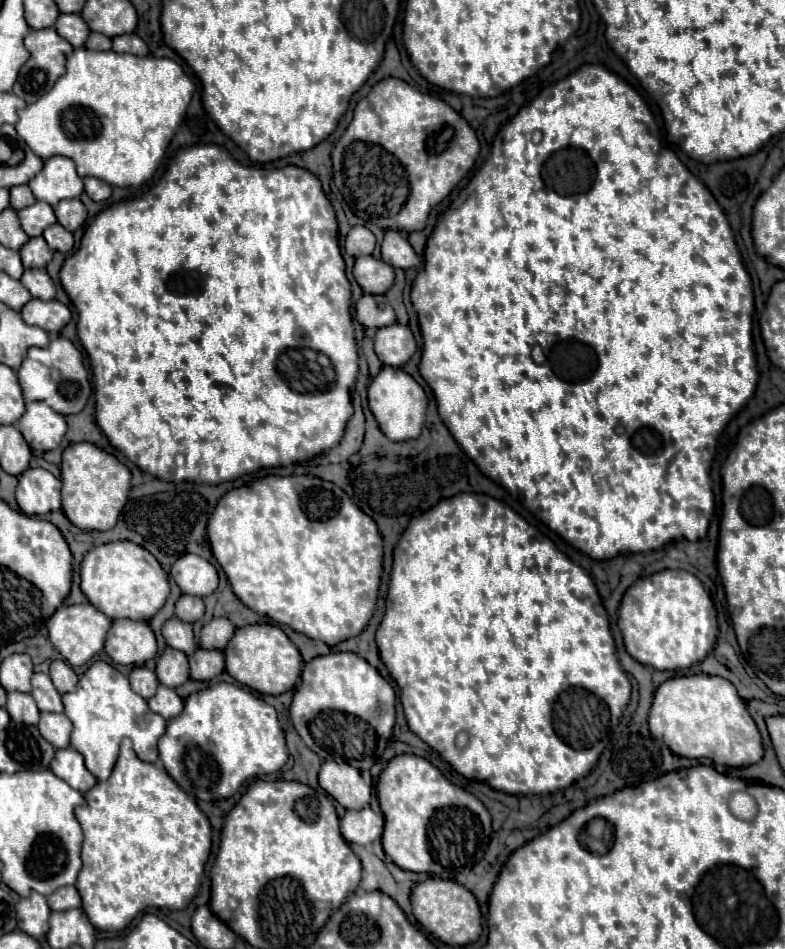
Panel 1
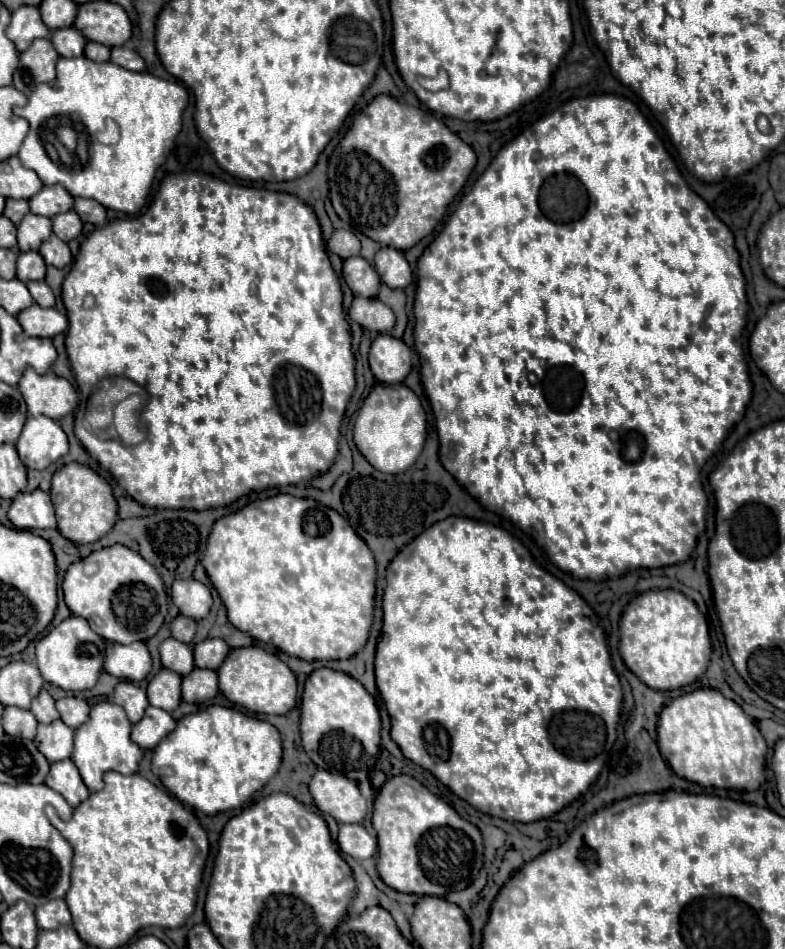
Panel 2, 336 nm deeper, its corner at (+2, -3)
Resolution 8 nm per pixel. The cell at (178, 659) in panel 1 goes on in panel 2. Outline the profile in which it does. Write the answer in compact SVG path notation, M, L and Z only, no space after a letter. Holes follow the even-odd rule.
M161 669L147 685L149 703L167 709L169 713L181 703L181 675L171 669Z

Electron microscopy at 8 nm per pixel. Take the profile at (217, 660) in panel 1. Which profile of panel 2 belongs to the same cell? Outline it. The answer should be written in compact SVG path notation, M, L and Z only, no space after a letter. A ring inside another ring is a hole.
M195 667L189 675L183 677L181 693L187 703L203 703L217 693L217 671Z

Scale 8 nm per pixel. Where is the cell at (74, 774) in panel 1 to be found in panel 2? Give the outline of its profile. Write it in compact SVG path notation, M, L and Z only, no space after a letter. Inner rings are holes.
M71 759L53 763L45 783L51 789L55 789L57 793L61 793L71 807L77 807L81 801L85 801L89 797L89 791Z

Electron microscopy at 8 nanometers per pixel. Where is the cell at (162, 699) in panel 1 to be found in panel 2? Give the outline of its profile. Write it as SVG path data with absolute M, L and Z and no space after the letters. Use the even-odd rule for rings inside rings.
M149 705L145 717L133 725L131 739L143 749L153 749L171 729L175 729L175 719L167 711Z

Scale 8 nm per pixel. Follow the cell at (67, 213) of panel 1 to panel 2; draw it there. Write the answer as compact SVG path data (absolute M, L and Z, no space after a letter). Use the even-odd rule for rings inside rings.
M73 209L67 211L67 213L55 215L51 221L53 221L53 233L65 243L75 239L81 233L81 229L83 229L83 221Z

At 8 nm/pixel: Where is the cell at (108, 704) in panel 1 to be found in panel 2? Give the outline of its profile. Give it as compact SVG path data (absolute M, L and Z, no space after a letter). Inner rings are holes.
M105 699L105 701L99 701L91 707L89 719L75 731L71 757L89 791L103 789L103 773L105 771L113 769L123 775L137 773L139 761L143 759L143 749L131 741L131 729L133 729L133 725L127 719L125 709L121 705Z

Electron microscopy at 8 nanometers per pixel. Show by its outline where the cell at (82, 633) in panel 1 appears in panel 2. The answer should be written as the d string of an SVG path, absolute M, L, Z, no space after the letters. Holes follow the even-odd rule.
M71 615L55 629L51 629L35 647L37 667L43 679L65 691L91 689L97 683L99 671L103 667L103 659L105 659L103 653L105 653L105 639L95 631L91 631L89 623L77 615Z

